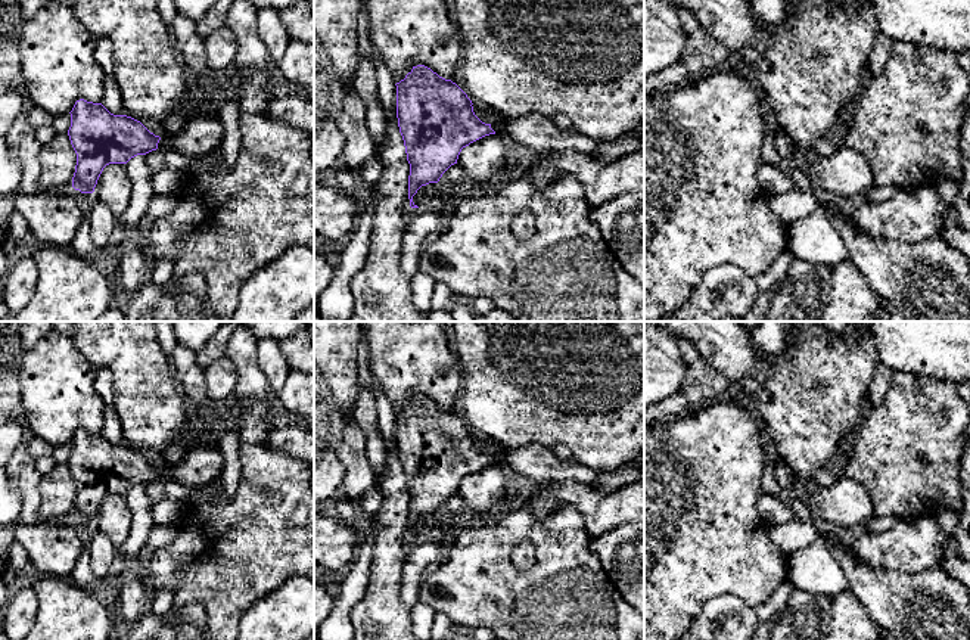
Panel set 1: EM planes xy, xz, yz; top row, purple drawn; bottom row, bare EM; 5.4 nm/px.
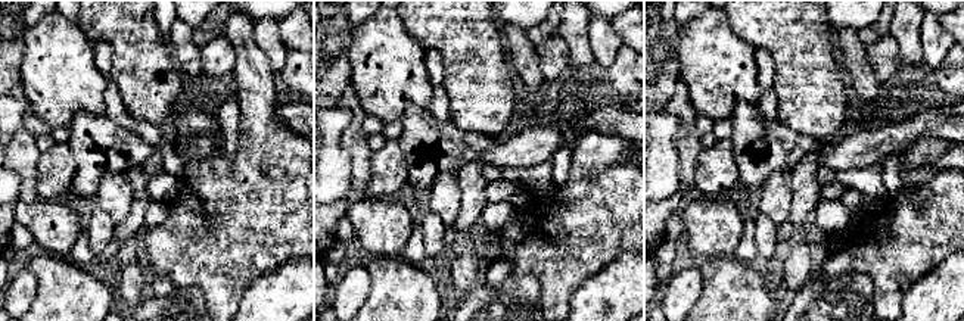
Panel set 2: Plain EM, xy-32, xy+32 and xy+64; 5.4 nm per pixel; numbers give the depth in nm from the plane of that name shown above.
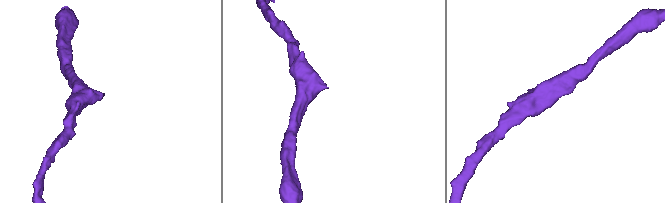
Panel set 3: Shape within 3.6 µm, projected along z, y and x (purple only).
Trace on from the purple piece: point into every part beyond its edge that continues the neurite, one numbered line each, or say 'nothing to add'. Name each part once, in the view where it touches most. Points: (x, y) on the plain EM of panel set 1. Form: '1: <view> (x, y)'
1: xy (198, 468)

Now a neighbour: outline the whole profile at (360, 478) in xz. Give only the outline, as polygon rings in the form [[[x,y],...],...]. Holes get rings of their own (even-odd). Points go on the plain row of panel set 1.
[[[355,420],[345,425],[338,454],[346,466],[341,497],[357,501],[361,495],[374,488],[374,472],[366,454],[364,432]]]

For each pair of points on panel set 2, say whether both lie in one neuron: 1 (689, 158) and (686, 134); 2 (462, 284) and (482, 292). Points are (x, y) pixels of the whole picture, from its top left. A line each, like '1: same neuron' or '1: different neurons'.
1: same neuron
2: different neurons

